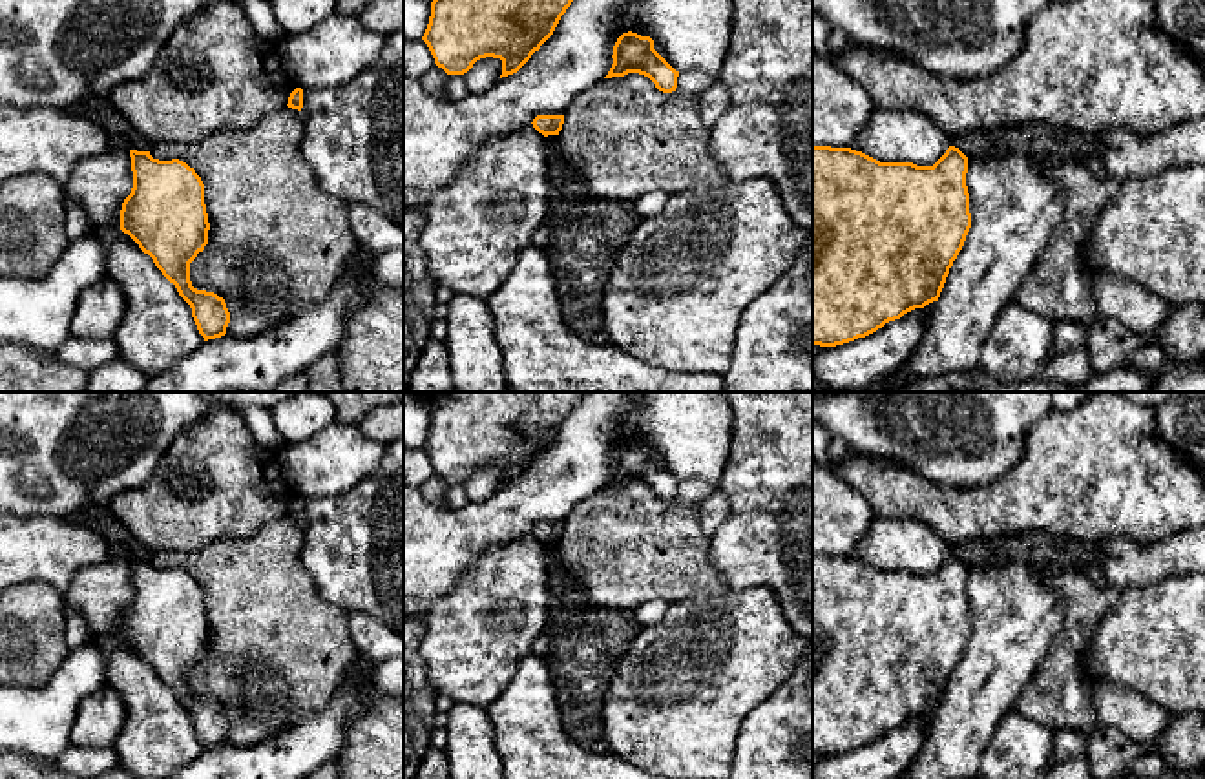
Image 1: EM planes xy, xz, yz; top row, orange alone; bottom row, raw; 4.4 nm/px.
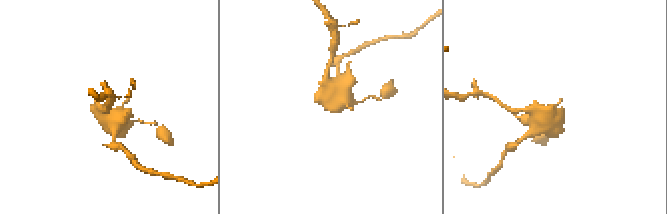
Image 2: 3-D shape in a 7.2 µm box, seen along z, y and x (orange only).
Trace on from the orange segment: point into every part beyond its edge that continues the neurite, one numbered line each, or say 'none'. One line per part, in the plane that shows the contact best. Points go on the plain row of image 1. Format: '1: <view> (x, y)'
none

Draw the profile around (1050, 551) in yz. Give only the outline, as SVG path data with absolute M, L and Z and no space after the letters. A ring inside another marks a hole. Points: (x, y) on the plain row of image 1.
M1050 533L968 540L951 545L951 555L966 566L1001 566L1022 560L1043 569L1090 571L1092 562L1090 545Z

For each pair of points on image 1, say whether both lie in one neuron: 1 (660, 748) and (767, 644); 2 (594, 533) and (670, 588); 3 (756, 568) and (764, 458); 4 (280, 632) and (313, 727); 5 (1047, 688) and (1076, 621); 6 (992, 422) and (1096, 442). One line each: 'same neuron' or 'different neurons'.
1: same neuron
2: same neuron
3: same neuron
4: different neurons
5: same neuron
6: different neurons

